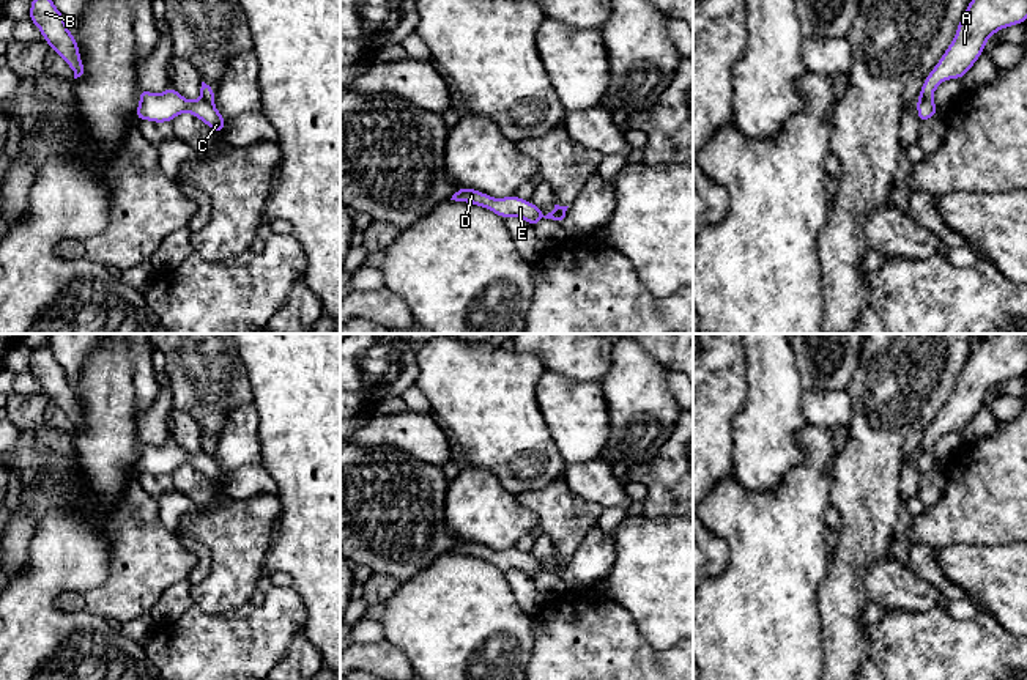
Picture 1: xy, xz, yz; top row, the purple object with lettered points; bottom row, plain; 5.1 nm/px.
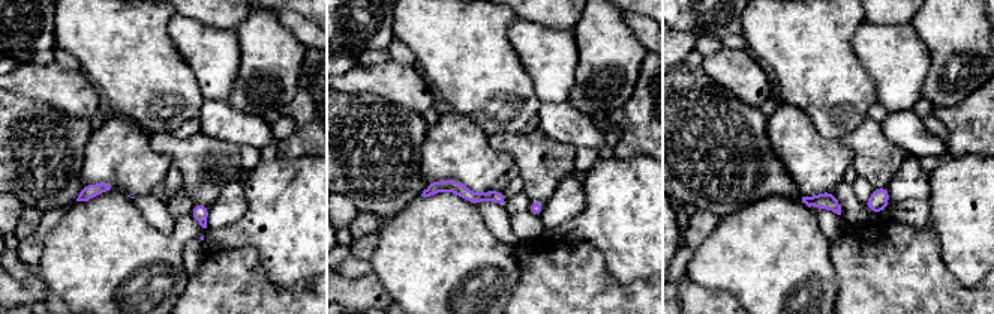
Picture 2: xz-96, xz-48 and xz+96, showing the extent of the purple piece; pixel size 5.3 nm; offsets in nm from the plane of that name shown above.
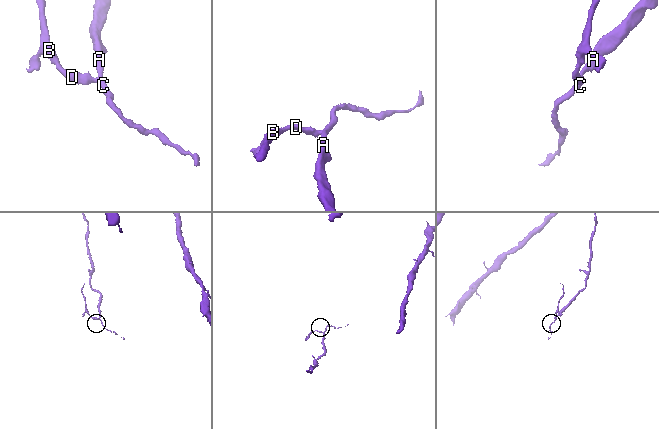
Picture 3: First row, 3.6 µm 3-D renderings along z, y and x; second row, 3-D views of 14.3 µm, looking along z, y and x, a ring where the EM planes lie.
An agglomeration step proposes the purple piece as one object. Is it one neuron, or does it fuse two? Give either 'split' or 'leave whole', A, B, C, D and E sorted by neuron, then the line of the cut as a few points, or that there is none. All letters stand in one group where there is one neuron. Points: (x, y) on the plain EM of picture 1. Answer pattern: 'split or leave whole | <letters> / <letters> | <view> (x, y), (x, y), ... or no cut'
leave whole | A B C D E | no cut

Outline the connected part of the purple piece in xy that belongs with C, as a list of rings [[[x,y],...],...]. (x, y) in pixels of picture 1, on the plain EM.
[[[202,434],[200,441],[202,450],[197,453],[189,453],[183,450],[173,438],[170,438],[164,445],[156,447],[140,441],[139,450],[140,455],[135,463],[137,474],[150,472],[153,475],[170,475],[183,464],[189,464],[191,468],[202,472],[208,480],[216,483],[217,486],[224,486],[225,471],[216,461],[213,452],[216,449],[216,442]]]

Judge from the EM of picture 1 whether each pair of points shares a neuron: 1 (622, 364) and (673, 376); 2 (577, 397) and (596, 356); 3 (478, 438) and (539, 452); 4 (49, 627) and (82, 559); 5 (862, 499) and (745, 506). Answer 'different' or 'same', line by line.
1: different
2: different
3: same
4: same
5: different

